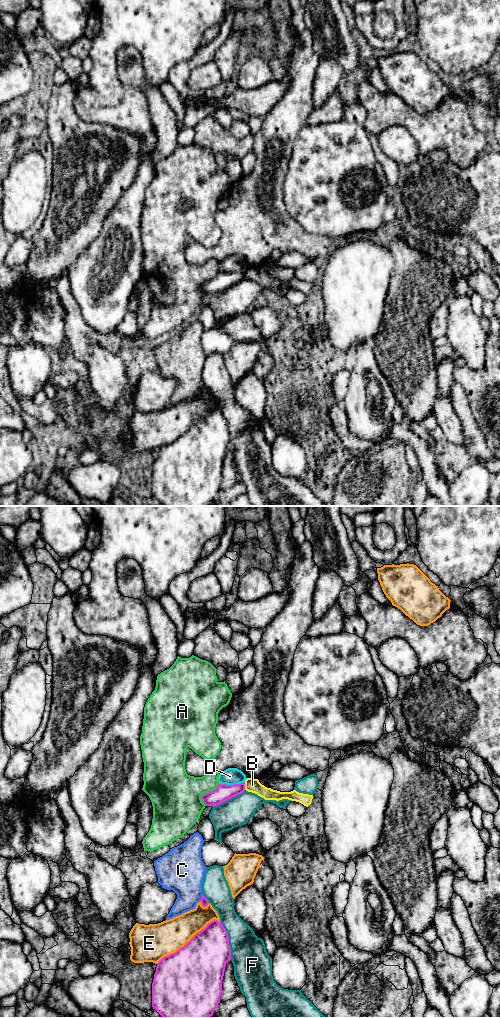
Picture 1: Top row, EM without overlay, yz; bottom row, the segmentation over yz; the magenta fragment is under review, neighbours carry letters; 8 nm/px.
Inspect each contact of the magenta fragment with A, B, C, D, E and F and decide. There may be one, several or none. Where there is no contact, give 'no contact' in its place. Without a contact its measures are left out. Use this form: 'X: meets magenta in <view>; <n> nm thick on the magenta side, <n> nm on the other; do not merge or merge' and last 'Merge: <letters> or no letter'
A: meets magenta in yz; 140 nm thick on the magenta side, 400 nm on the other; do not merge
B: meets magenta in yz; 140 nm thick on the magenta side, 110 nm on the other; do not merge
C: meets magenta in yz; 60 nm thick on the magenta side, 320 nm on the other; do not merge
D: meets magenta in yz; 140 nm thick on the magenta side, 140 nm on the other; do not merge
E: meets magenta in yz; 460 nm thick on the magenta side, 280 nm on the other; do not merge
F: meets magenta in yz; 360 nm thick on the magenta side, 280 nm on the other; do not merge
Merge: no letter

